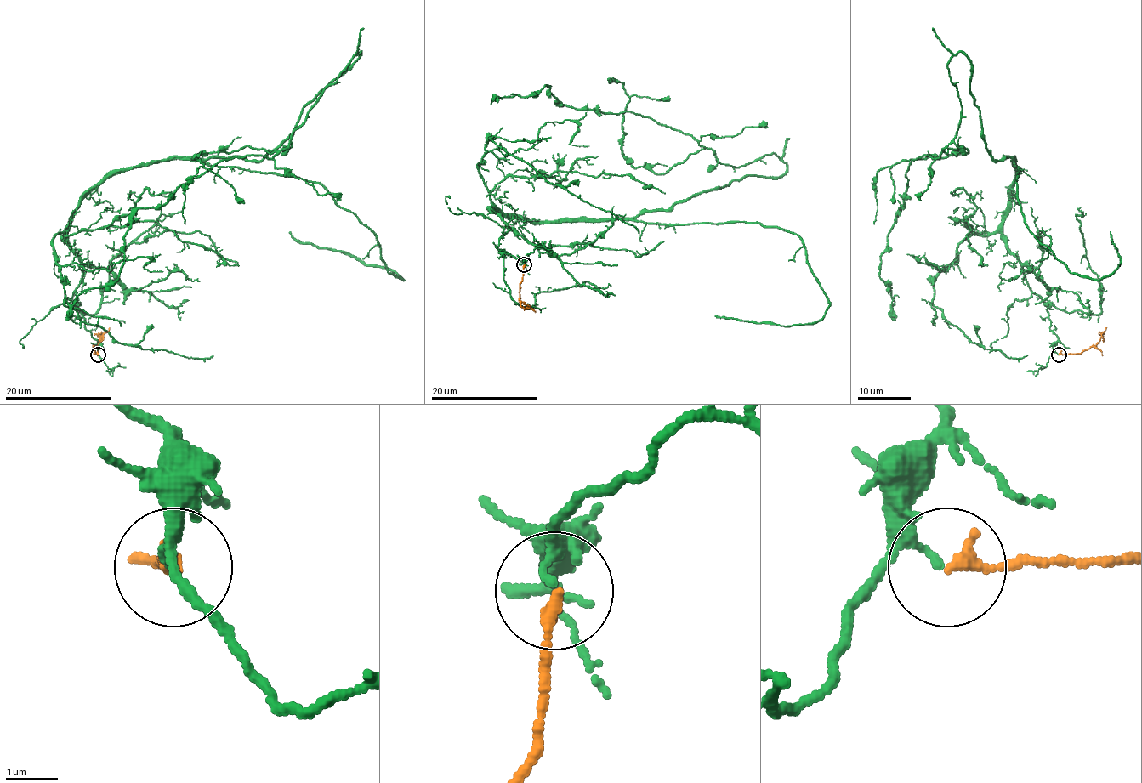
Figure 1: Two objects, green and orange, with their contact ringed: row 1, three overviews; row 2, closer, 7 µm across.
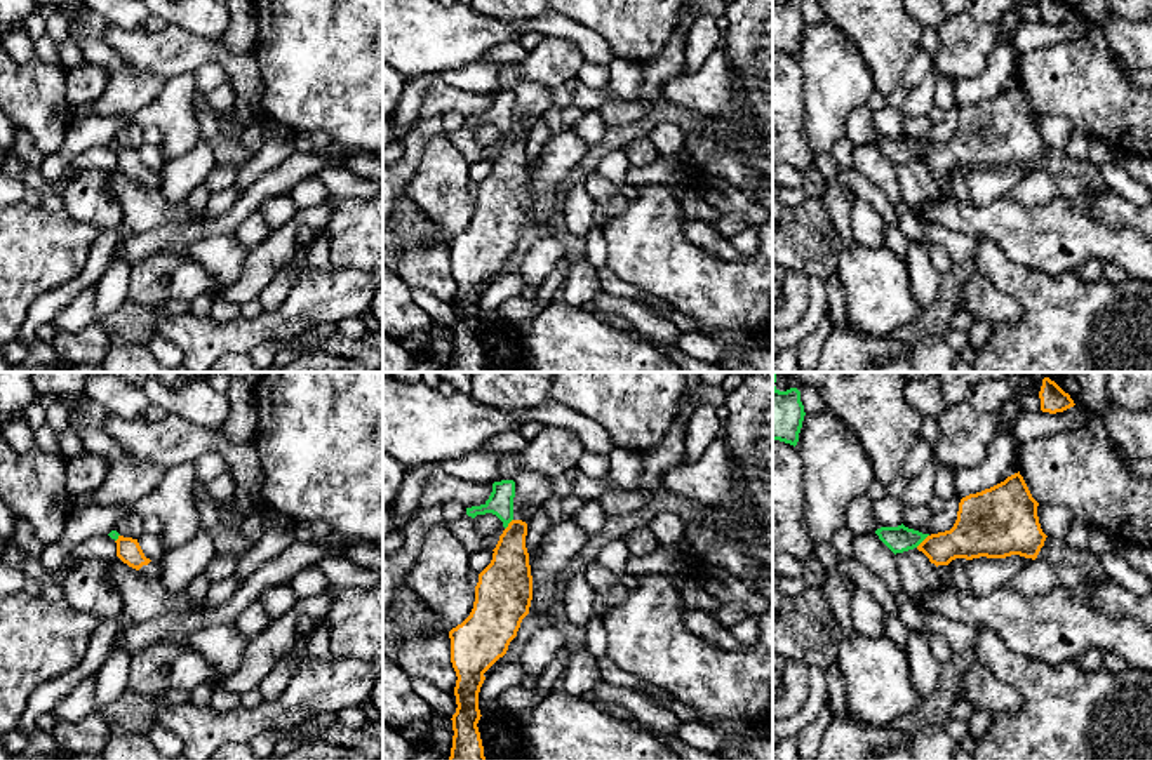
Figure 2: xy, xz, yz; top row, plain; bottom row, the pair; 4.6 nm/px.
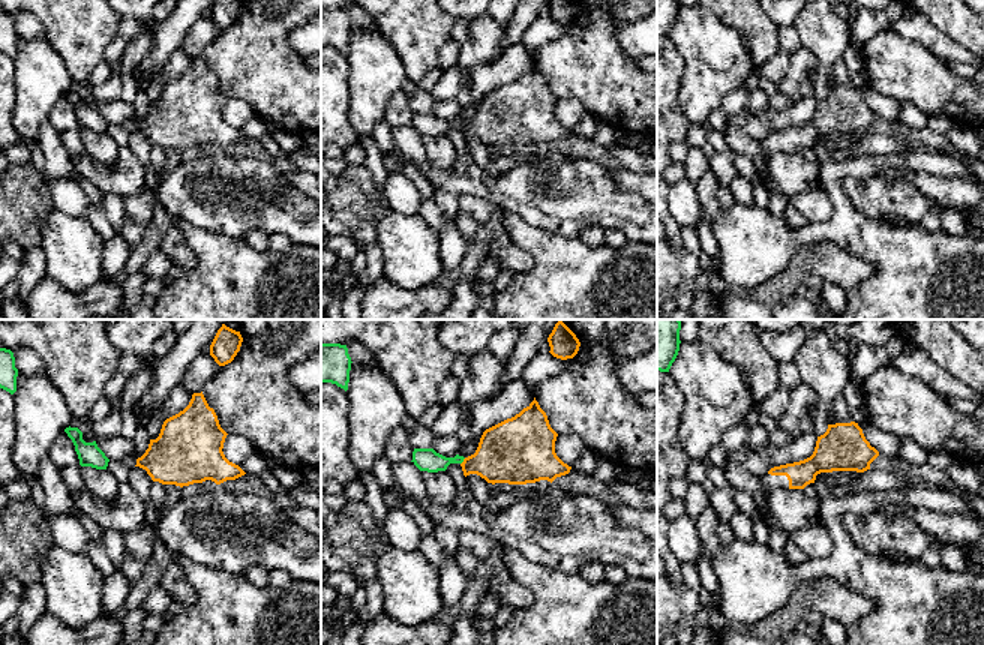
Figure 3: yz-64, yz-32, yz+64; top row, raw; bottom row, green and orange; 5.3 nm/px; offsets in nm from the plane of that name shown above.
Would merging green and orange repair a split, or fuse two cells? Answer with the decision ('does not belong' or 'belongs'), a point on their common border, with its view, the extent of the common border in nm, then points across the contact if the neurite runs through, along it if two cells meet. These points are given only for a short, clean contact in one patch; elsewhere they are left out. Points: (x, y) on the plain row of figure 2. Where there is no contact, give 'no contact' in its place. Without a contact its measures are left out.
does not belong; meets green in yz at (921, 152); contact 90 nm long; border along yz (928, 145), (916, 157)

